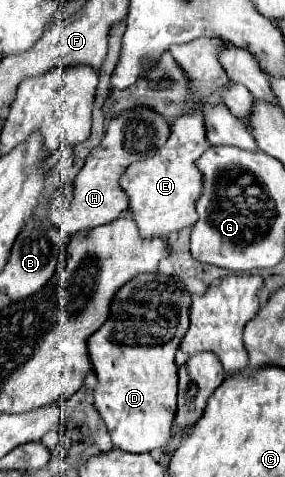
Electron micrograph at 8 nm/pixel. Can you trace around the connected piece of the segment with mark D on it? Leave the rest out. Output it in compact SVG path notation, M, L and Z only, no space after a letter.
M142 273L114 293L110 317L88 337L88 357L98 377L94 387L94 407L98 409L112 443L128 453L146 453L170 441L174 413L176 413L176 385L178 367L174 363L176 349L188 331L190 291L184 281L166 273Z

